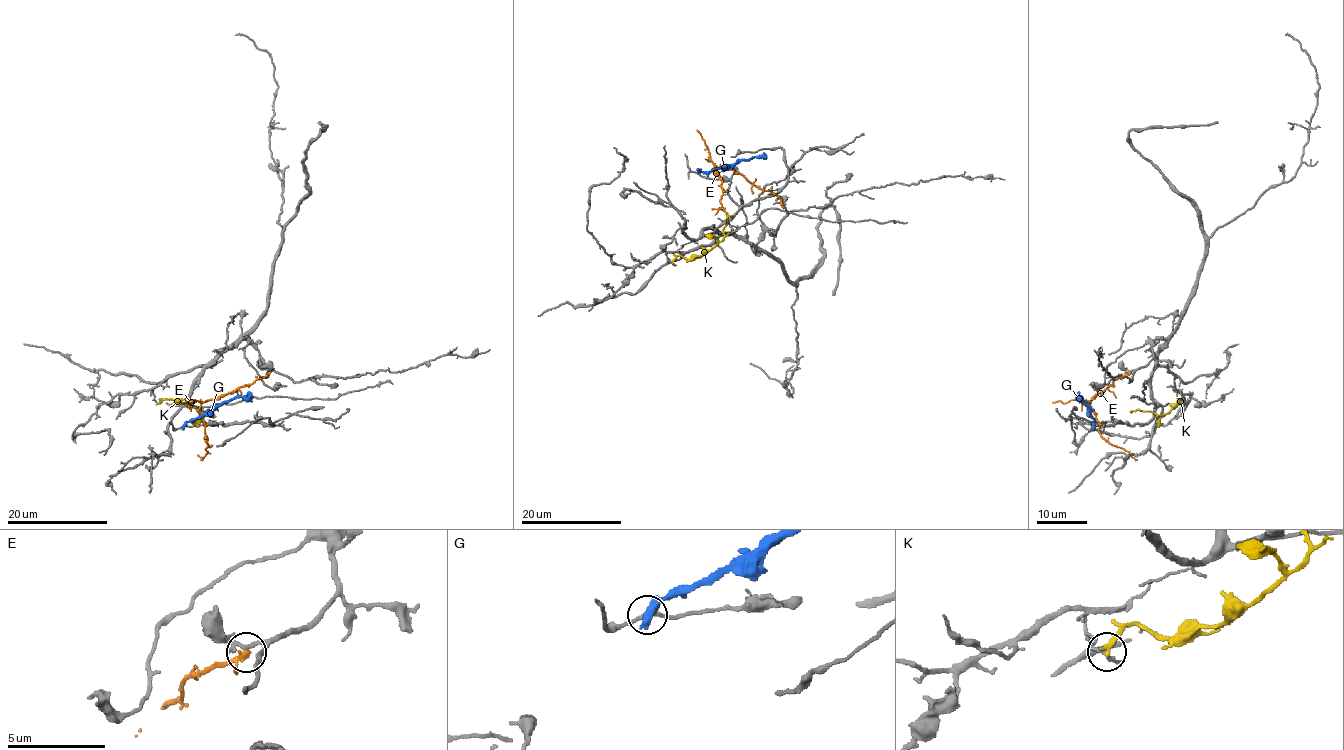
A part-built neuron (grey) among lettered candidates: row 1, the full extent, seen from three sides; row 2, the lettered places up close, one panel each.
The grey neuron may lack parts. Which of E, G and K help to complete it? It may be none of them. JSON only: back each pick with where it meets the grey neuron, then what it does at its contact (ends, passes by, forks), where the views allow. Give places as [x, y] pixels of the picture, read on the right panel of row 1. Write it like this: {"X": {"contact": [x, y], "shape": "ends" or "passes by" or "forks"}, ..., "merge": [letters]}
{"merge": []}

